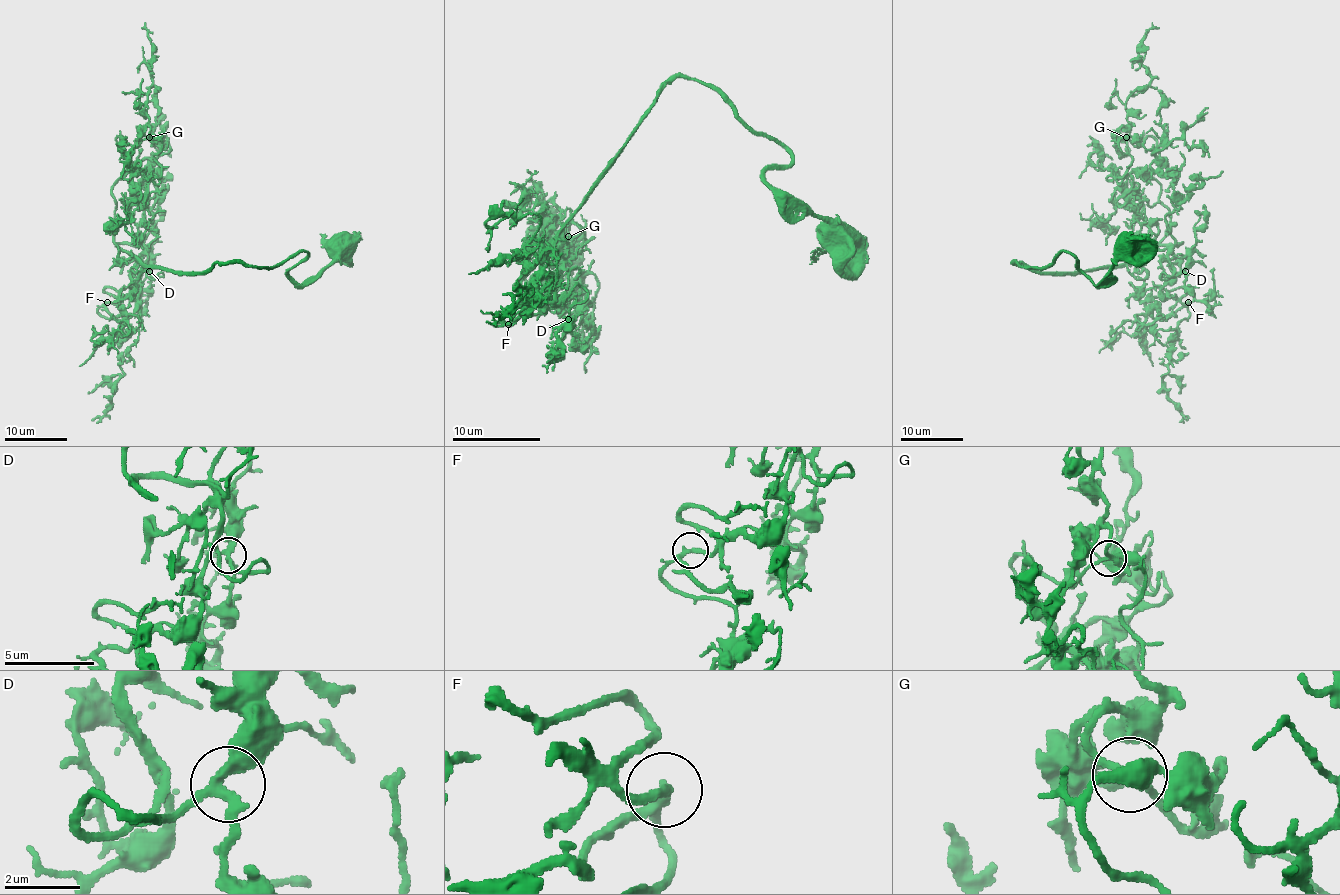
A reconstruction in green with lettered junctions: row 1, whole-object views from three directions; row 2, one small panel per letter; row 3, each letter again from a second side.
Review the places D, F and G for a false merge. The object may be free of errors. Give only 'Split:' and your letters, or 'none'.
Split: none

